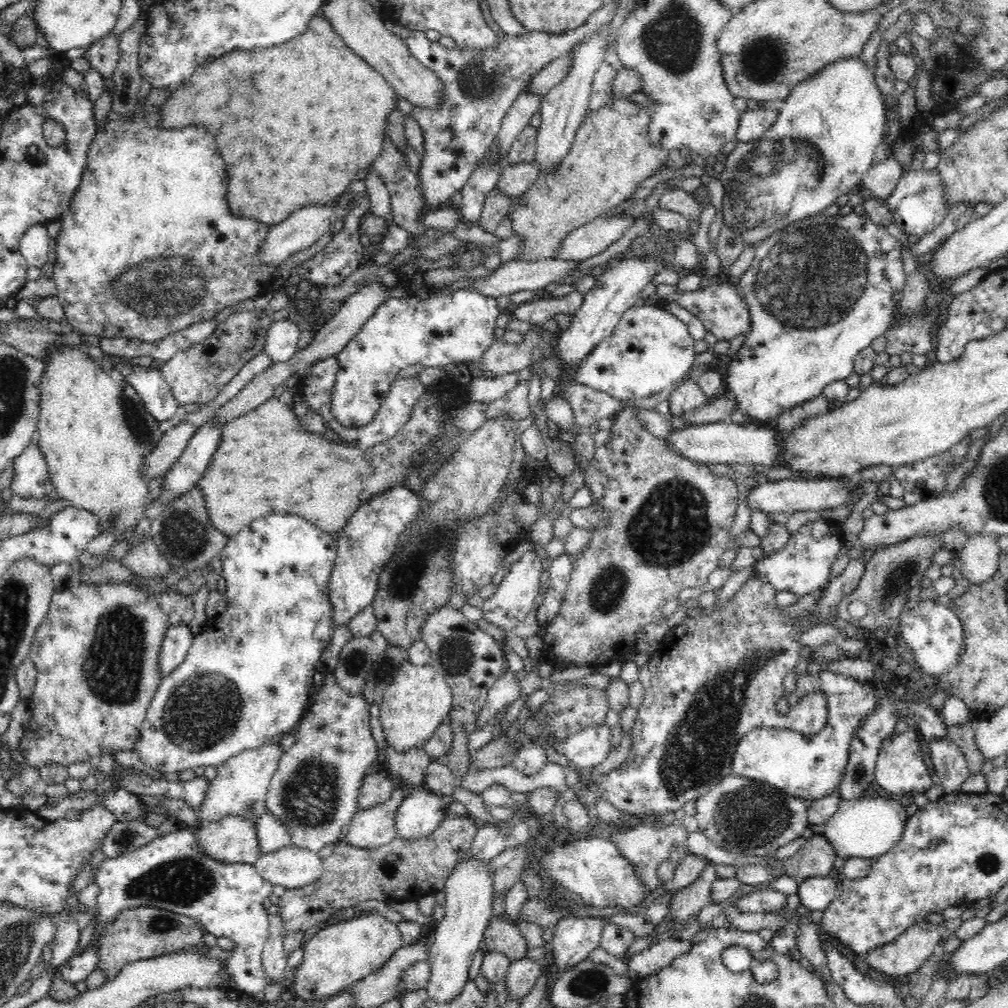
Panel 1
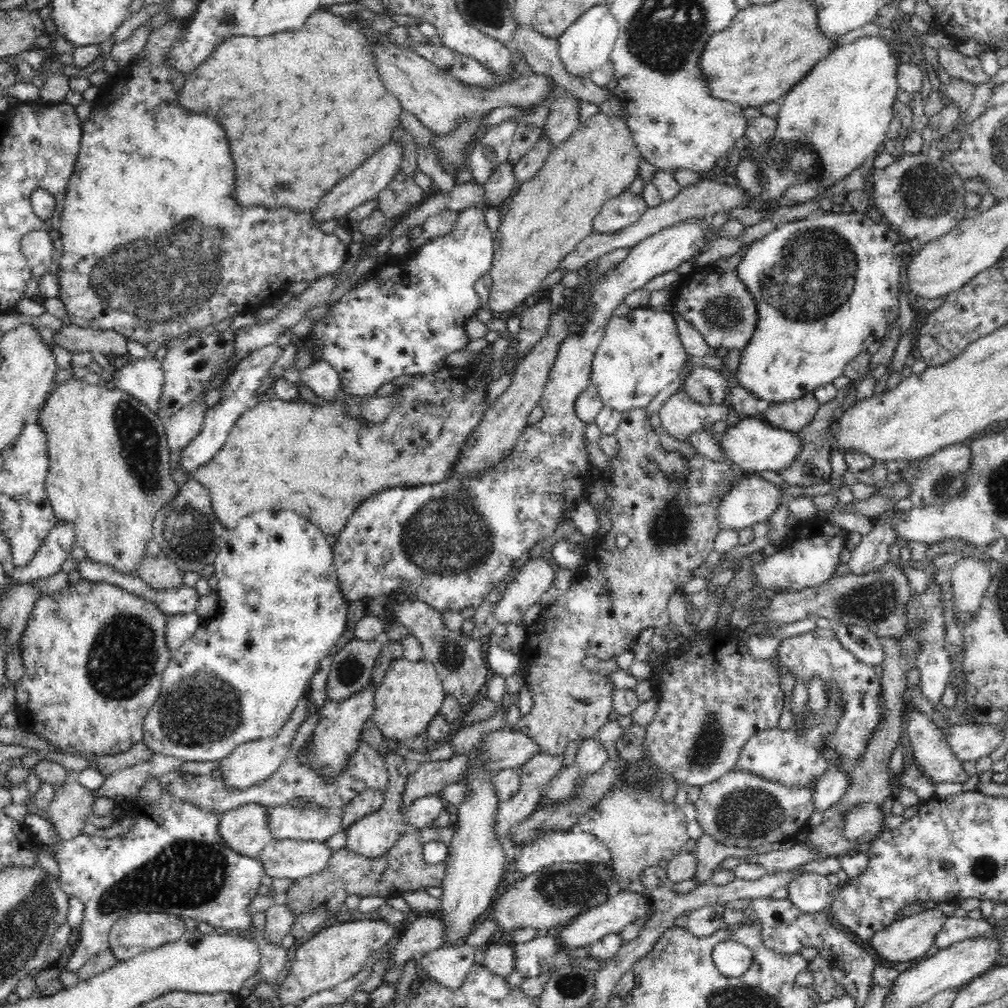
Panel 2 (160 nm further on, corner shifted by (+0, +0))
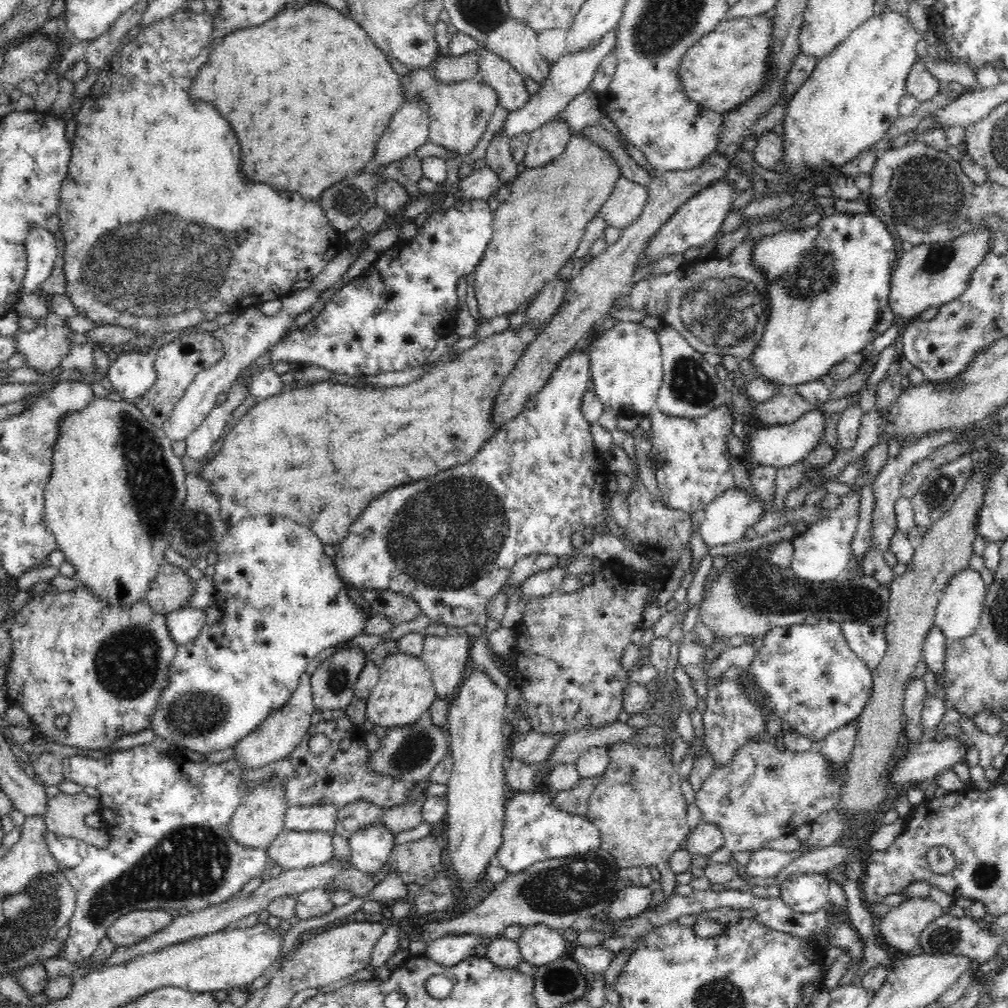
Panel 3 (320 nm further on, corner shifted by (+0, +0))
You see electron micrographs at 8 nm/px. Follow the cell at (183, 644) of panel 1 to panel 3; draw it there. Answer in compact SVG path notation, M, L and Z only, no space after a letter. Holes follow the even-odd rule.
M186 606L165 615L170 637L178 646L192 642L205 627L204 609Z

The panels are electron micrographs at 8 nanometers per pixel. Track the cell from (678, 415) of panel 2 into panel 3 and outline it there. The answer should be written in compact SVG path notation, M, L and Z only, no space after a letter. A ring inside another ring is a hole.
M726 404L698 418L668 416L660 409L649 411L651 422L650 454L661 460L654 474L666 506L674 510L702 513L705 506L734 488L734 472L728 461L728 436L735 420Z

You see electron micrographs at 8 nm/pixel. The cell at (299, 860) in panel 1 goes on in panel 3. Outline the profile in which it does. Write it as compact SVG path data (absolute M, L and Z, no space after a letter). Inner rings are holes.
M284 830L267 849L272 865L282 867L282 870L304 868L324 864L334 853L333 836L328 832L299 832Z

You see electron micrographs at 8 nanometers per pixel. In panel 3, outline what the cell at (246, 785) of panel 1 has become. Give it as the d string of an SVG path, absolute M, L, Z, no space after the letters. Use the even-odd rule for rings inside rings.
M302 674L297 690L290 695L290 700L278 712L272 712L252 734L242 738L234 747L234 758L249 770L264 767L288 756L300 744L304 734L311 728L312 714L317 710L314 707L314 696L311 688L311 676Z

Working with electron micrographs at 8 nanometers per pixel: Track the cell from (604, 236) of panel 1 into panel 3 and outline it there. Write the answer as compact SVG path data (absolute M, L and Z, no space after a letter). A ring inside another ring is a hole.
M618 177L613 191L604 201L598 214L603 216L607 226L623 230L640 218L648 198L648 188L644 185L624 177Z

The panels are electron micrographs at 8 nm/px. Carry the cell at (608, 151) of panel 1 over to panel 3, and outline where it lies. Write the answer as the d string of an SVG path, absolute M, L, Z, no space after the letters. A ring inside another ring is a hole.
M575 133L566 150L554 160L544 166L526 168L518 174L508 199L493 212L492 240L474 272L474 296L478 312L484 318L490 320L513 314L518 306L532 302L550 280L558 277L562 267L578 250L588 222L602 209L618 177L622 176L614 159L581 133Z

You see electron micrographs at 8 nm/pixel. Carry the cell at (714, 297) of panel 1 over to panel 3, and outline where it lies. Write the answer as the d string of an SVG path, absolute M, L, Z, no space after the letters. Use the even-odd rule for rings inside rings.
M746 238L728 257L712 255L706 260L693 260L678 266L677 270L670 270L669 274L644 277L640 282L636 282L633 288L620 295L613 307L644 312L645 316L656 316L664 327L669 326L677 330L699 354L710 353L720 357L732 355L752 361L754 352L764 336L764 328L761 327L768 324L770 318L767 288L769 280L765 278L765 272L757 267L753 258L753 251L758 244L758 241L751 242Z

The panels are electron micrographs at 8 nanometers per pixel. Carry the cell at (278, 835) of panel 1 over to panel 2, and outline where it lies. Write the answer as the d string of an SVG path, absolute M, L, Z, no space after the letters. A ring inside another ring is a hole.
M292 805L270 807L268 814L270 829L276 840L290 838L325 842L342 830L341 818L340 811L326 813L314 807L305 810L303 806Z

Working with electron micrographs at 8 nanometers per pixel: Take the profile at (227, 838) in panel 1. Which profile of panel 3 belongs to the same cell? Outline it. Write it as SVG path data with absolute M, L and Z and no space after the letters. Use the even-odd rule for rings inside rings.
M280 779L256 785L251 792L246 792L242 802L230 818L229 830L234 841L246 848L268 849L271 843L285 830L286 803L284 785Z

